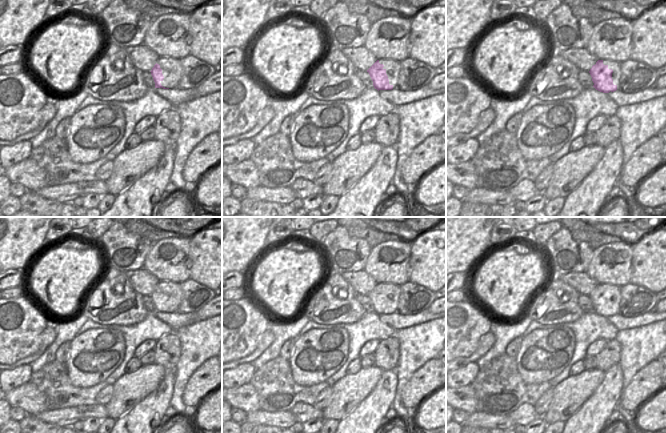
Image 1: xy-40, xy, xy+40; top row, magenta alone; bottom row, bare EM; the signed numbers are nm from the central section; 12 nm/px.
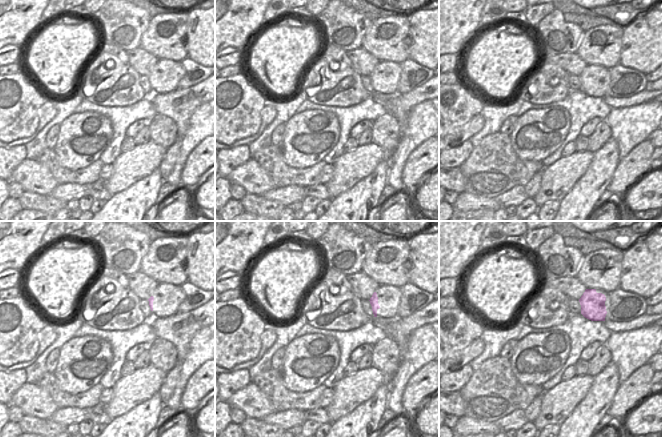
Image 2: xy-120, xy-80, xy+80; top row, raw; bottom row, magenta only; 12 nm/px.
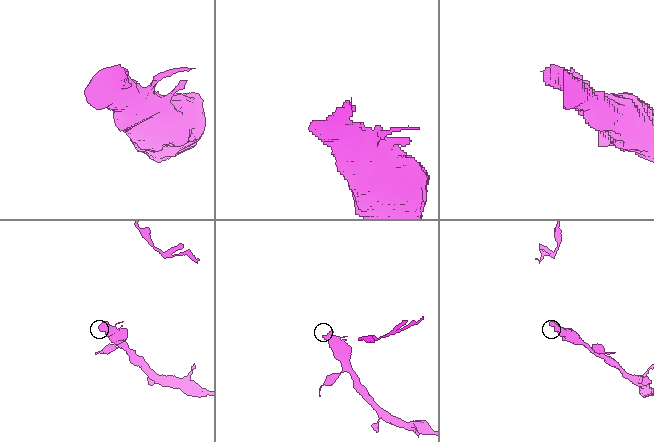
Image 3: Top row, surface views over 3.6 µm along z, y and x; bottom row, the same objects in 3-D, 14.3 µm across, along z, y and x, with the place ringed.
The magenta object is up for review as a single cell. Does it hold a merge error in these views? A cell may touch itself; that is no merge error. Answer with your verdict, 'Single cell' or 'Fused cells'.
Fused cells

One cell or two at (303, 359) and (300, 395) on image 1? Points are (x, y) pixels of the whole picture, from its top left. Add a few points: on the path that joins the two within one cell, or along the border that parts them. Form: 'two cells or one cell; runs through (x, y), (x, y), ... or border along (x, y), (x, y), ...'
two cells; border along (290, 364), (292, 376), (299, 384), (324, 382)

